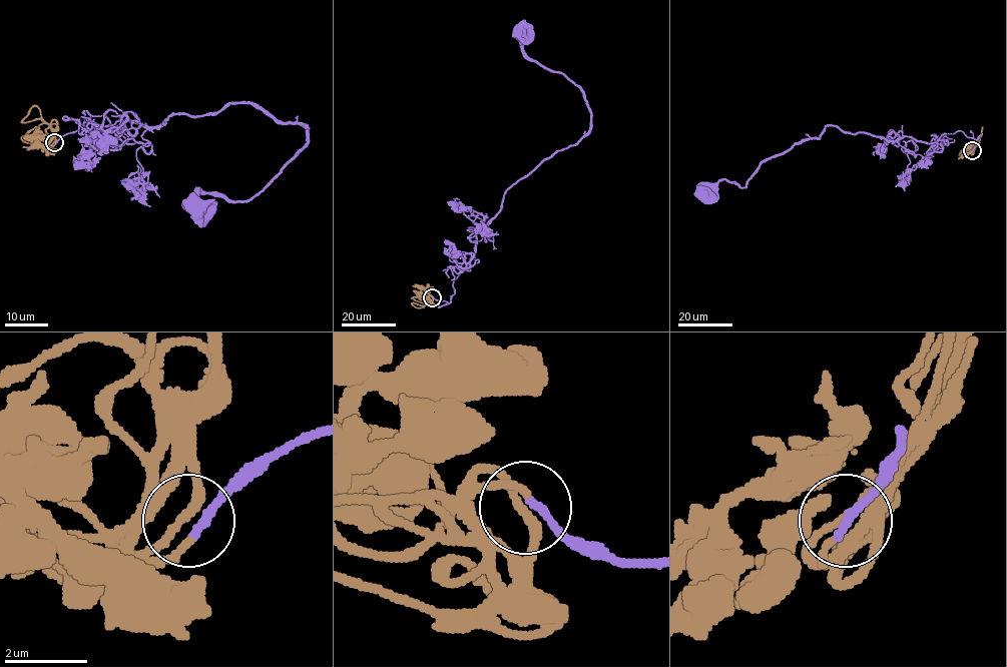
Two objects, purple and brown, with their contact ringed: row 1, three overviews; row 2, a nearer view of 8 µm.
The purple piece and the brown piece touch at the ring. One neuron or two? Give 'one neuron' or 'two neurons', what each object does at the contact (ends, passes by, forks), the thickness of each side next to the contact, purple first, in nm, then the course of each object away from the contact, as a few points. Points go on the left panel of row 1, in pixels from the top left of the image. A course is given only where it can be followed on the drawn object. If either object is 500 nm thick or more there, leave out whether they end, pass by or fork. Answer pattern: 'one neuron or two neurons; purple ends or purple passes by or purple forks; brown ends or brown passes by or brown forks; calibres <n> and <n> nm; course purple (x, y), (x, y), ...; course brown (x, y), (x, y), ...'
one neuron; purple ends; brown forks; calibres 220 and 160 nm; course purple (55, 142), (87, 111), (119, 130), (230, 103), (307, 129), (259, 192), (237, 201), (200, 188), (196, 204); course brown (54, 142), (55, 135), (50, 126), (40, 118), (23, 122), (27, 115)

